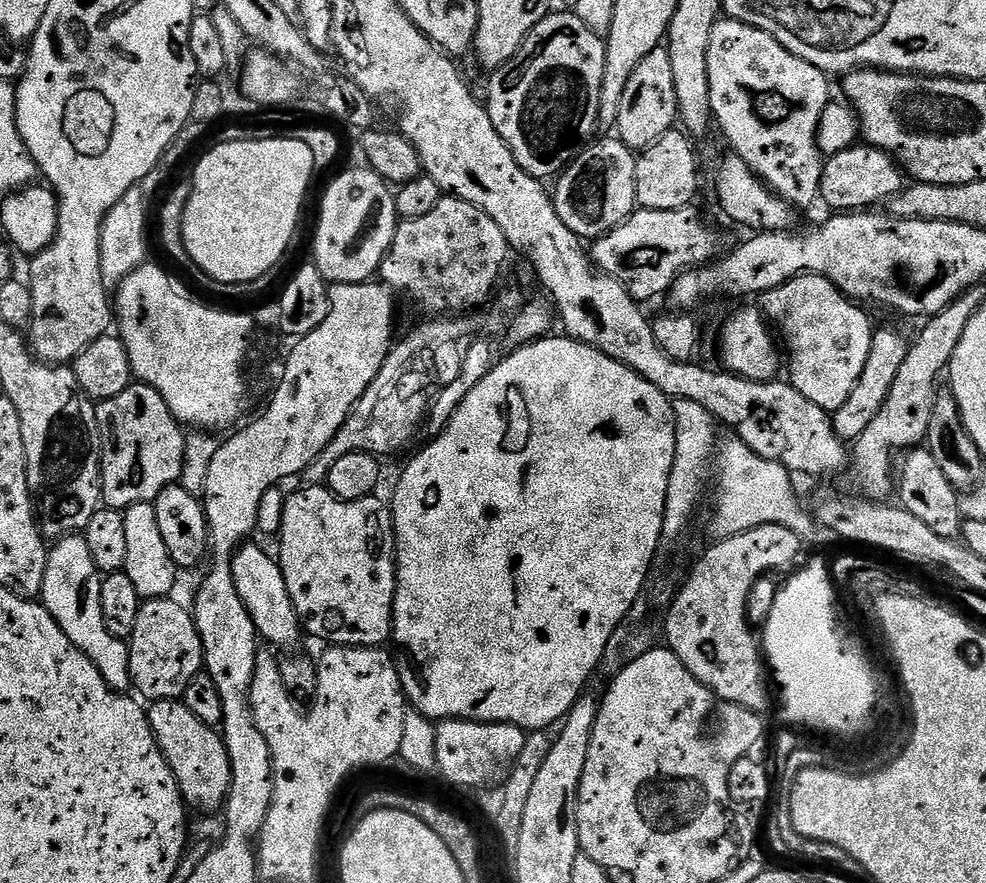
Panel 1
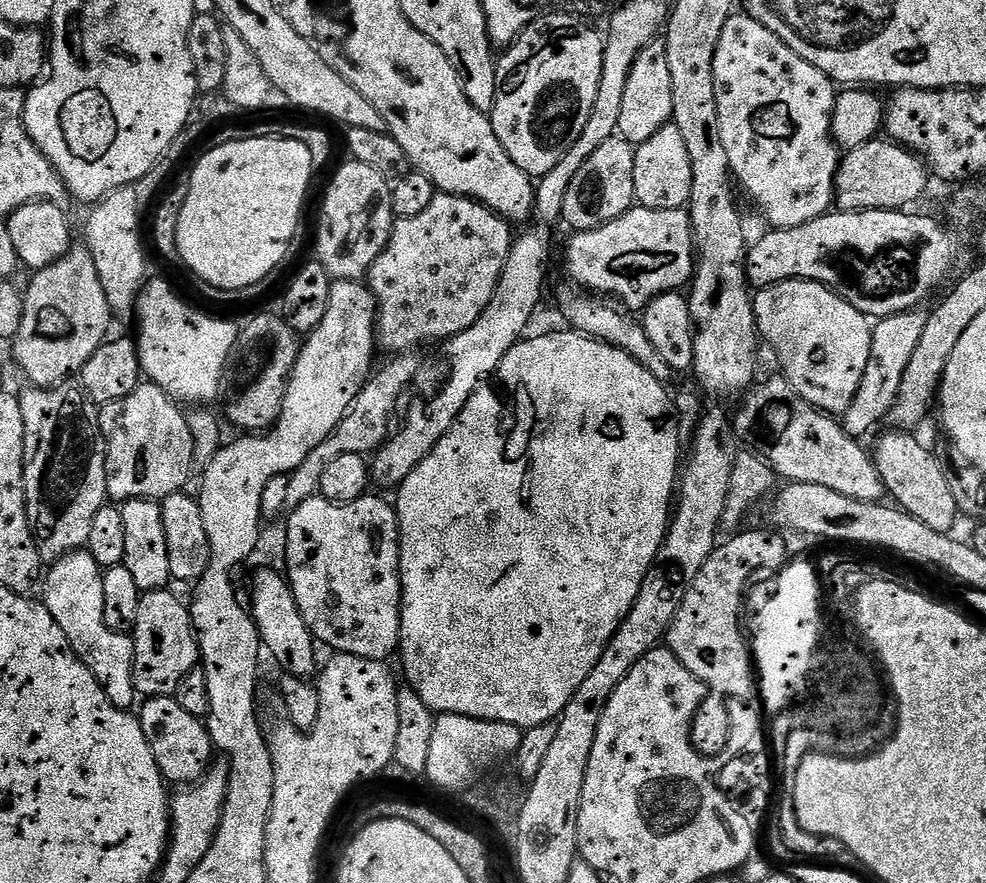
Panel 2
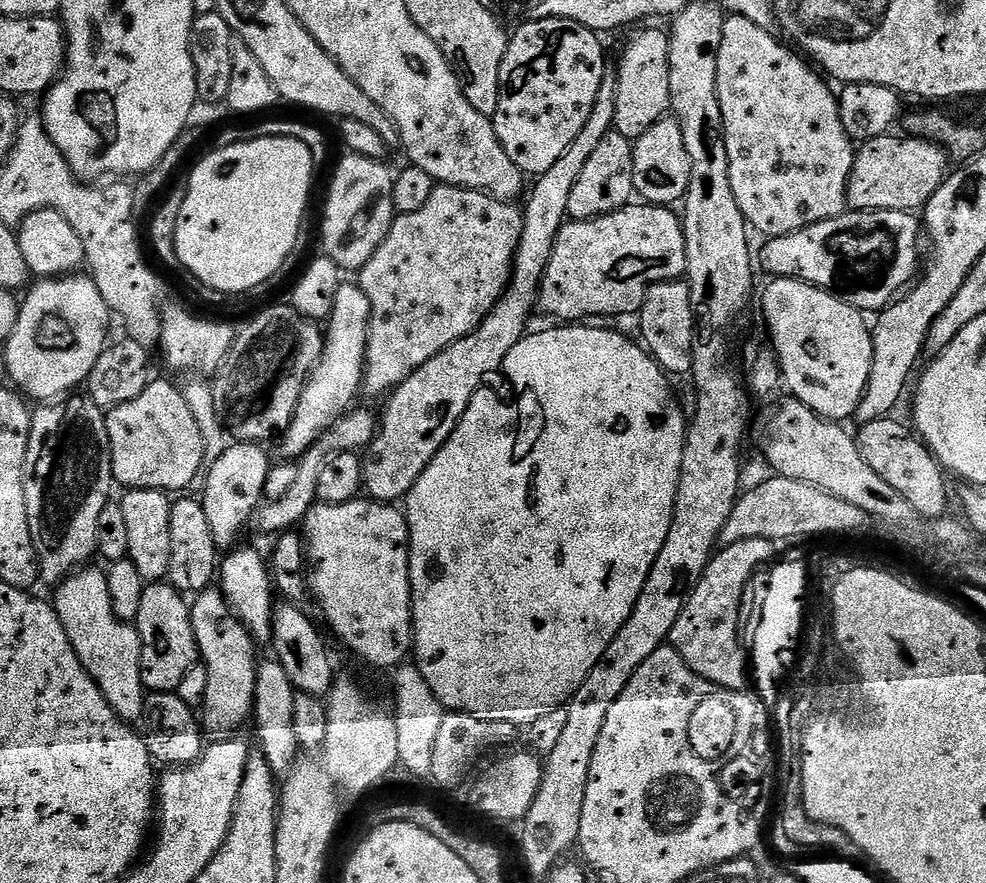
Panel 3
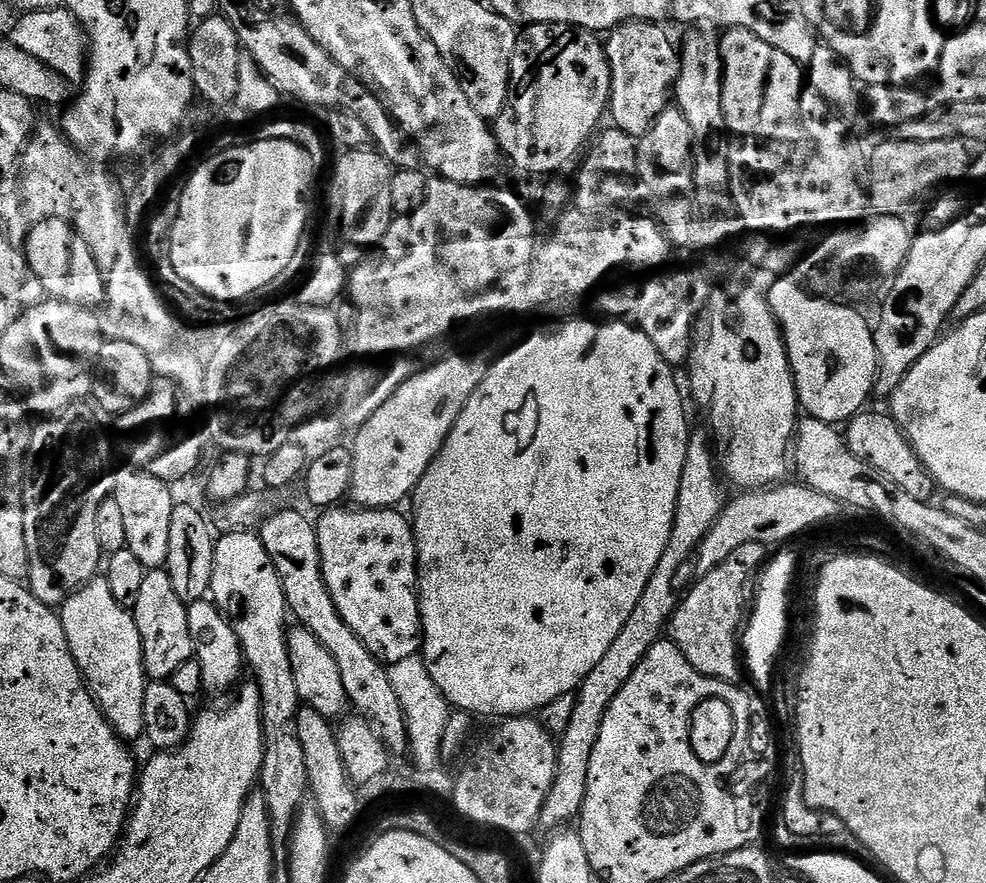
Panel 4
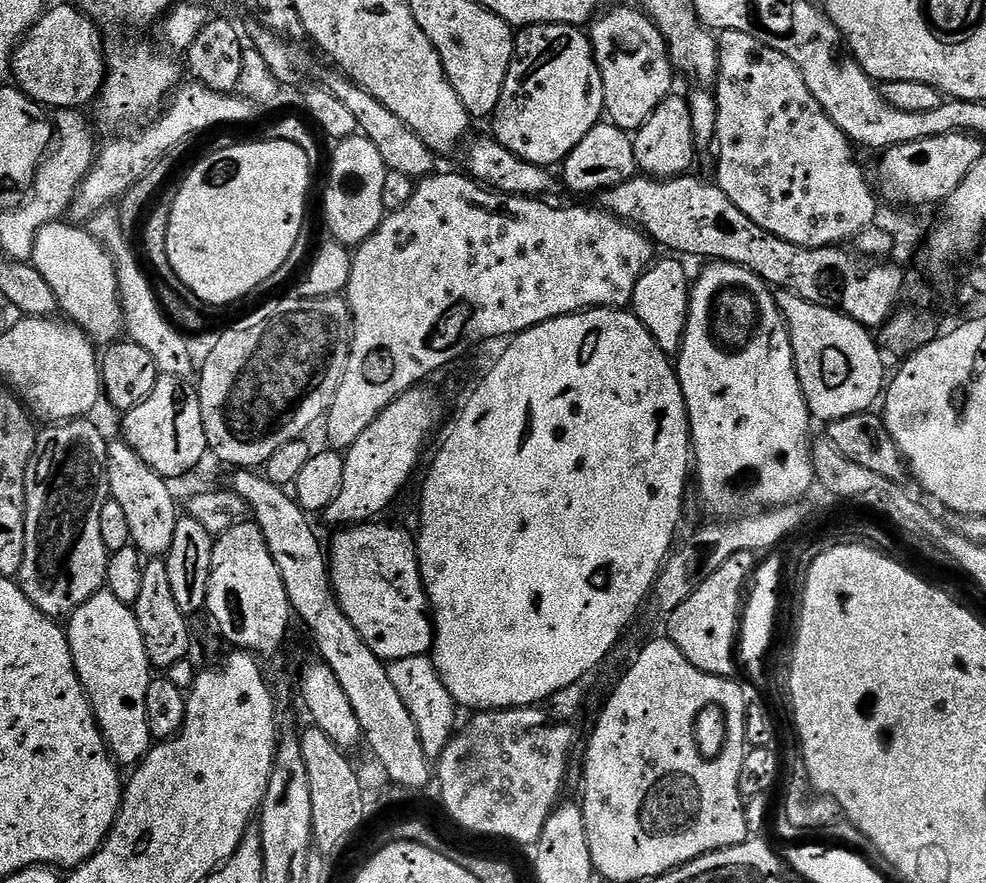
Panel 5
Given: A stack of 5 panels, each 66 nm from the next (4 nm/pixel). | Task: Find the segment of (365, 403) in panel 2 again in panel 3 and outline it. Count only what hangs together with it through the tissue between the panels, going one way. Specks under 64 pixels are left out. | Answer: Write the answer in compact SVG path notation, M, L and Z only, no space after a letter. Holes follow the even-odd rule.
M358 408L349 411L348 415L343 416L322 439L316 441L315 446L309 452L305 452L303 456L299 457L298 478L294 481L294 486L290 486L290 490L286 490L286 494L282 494L282 498L264 500L251 518L250 528L268 536L271 532L283 534L303 525L305 514L318 502L316 499L318 474L322 471L324 461L335 452L356 452L357 450L367 449L376 436L378 431L377 413L375 416L374 413L367 412L364 408Z

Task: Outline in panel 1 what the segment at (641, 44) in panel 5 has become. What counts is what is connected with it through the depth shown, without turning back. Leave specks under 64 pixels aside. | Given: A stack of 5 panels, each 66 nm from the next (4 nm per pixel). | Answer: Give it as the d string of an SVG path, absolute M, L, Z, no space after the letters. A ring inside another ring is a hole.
M661 46L646 54L646 58L642 58L638 65L638 70L630 74L630 83L622 94L622 106L618 110L615 131L627 148L643 150L658 142L658 138L662 138L667 132L673 131L677 120L674 70L670 70L667 47Z

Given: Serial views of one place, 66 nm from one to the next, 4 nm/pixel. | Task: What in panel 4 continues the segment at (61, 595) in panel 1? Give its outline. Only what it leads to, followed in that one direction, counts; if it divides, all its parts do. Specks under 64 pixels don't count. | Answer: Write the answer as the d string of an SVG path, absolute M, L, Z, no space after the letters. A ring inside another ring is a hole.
M97 578L82 586L62 605L58 612L62 630L66 634L68 648L74 662L84 676L88 691L100 707L100 713L125 742L144 736L144 659L142 638L138 634L136 619L131 611L118 606L114 594L110 594L107 580Z

